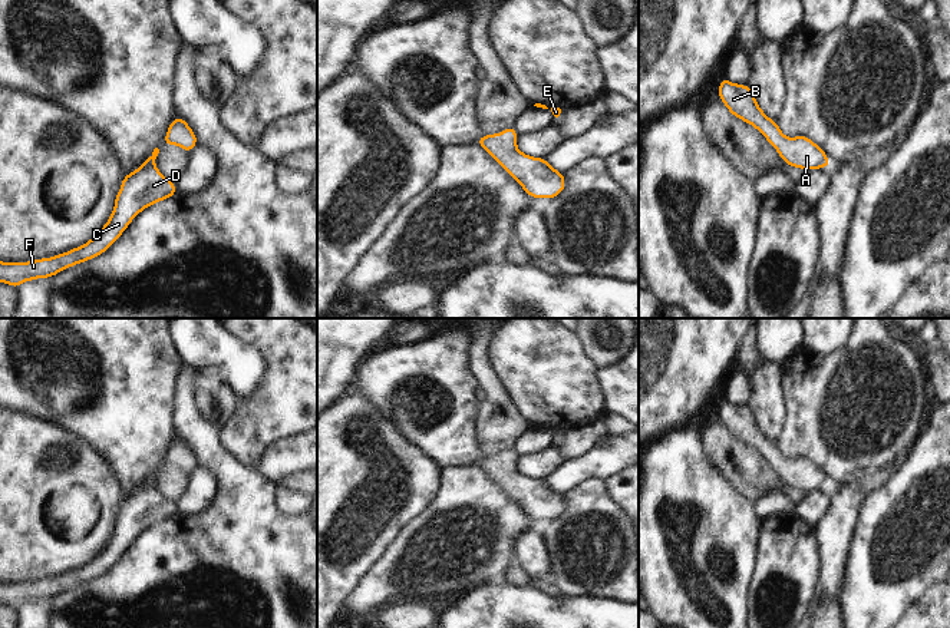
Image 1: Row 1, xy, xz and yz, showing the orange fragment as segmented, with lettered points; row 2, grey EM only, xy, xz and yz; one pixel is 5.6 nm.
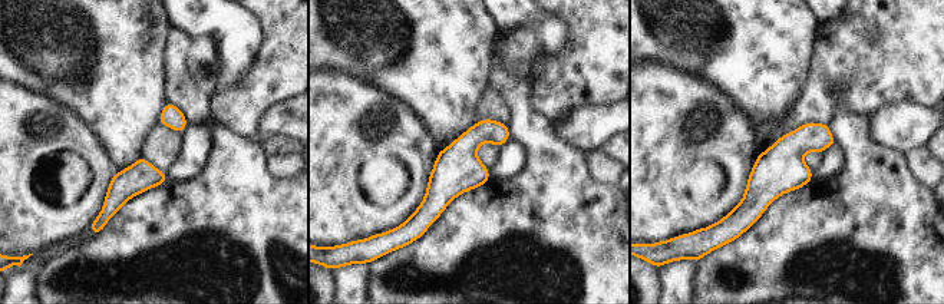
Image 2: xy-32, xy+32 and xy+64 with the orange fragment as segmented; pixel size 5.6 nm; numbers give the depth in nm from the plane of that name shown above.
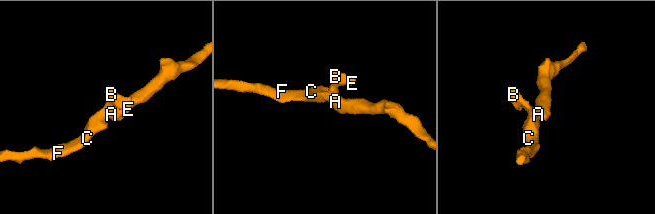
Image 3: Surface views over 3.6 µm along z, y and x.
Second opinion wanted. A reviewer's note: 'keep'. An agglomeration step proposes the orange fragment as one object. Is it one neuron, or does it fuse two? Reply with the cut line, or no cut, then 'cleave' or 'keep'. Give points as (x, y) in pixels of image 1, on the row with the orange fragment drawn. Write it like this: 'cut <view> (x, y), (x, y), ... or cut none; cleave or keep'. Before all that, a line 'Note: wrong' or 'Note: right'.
Note: right
cut none; keep

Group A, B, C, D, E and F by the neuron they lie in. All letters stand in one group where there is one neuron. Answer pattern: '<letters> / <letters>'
A B C D E F

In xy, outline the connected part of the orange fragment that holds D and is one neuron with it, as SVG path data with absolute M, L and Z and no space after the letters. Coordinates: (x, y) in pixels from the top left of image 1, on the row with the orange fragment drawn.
M155 148L136 171L123 176L121 189L115 198L115 208L108 222L90 241L52 258L27 262L0 261L0 282L17 288L24 281L50 278L110 248L141 211L177 194L175 182L166 179L155 168L158 153L159 149Z

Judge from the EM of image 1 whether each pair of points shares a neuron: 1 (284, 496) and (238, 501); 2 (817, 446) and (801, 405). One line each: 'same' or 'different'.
1: different
2: same

